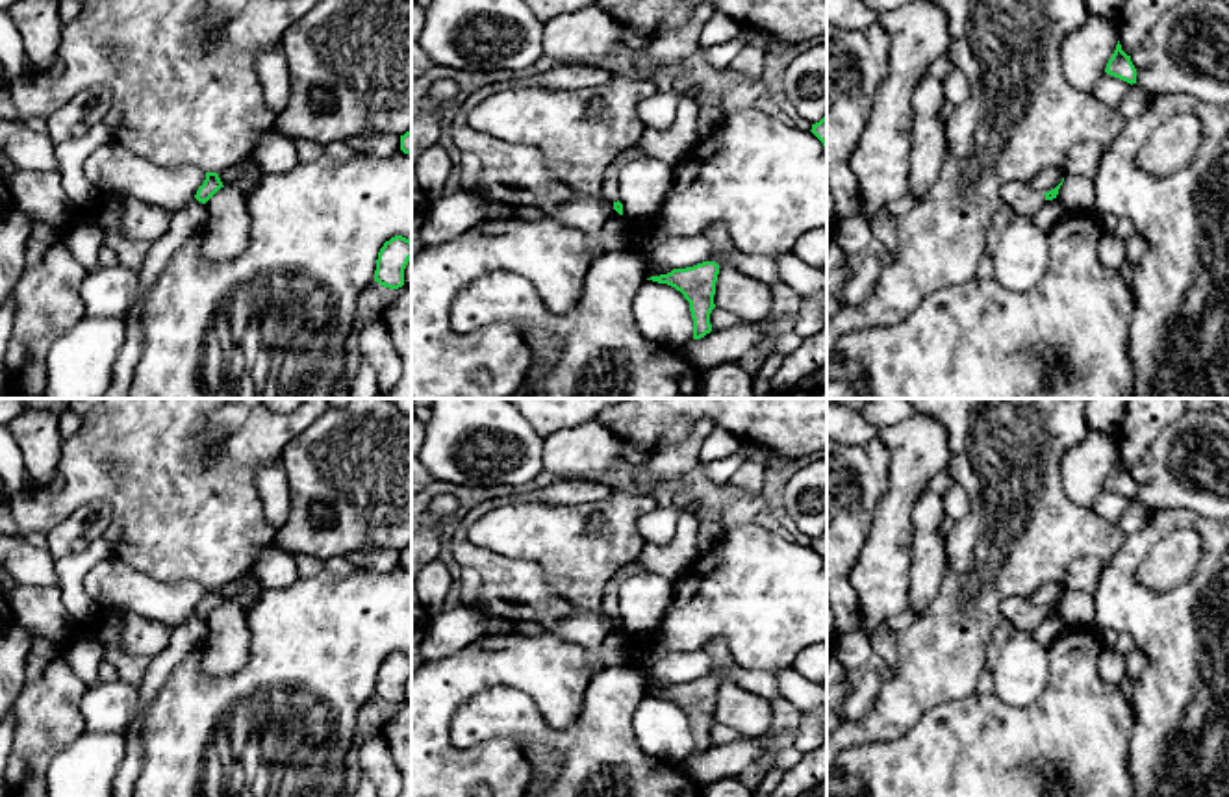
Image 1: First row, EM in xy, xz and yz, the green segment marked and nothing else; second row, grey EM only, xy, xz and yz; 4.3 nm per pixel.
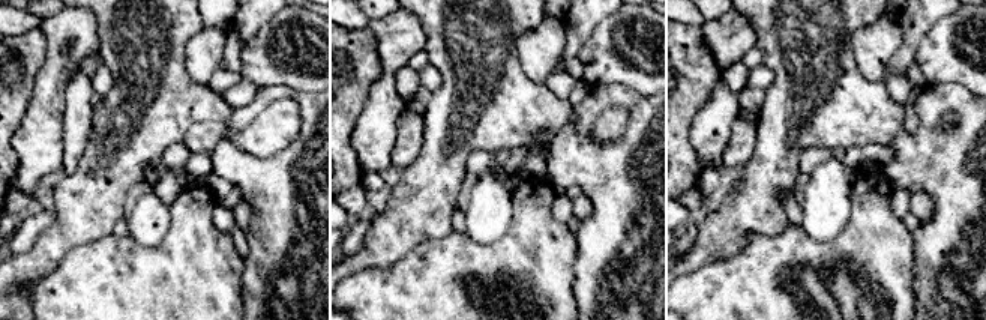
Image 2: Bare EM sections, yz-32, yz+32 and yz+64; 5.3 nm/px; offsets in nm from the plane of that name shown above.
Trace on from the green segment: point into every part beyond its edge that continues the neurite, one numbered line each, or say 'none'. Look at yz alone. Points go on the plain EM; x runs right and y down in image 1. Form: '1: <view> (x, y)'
none

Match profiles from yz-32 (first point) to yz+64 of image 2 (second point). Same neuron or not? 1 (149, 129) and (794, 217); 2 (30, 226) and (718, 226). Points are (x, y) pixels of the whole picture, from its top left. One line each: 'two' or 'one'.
1: two
2: two

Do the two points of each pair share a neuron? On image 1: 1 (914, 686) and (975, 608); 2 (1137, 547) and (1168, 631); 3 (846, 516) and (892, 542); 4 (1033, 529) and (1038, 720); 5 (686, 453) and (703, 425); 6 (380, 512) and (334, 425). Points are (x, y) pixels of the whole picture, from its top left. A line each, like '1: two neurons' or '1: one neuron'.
1: one neuron
2: one neuron
3: two neurons
4: two neurons
5: one neuron
6: one neuron

